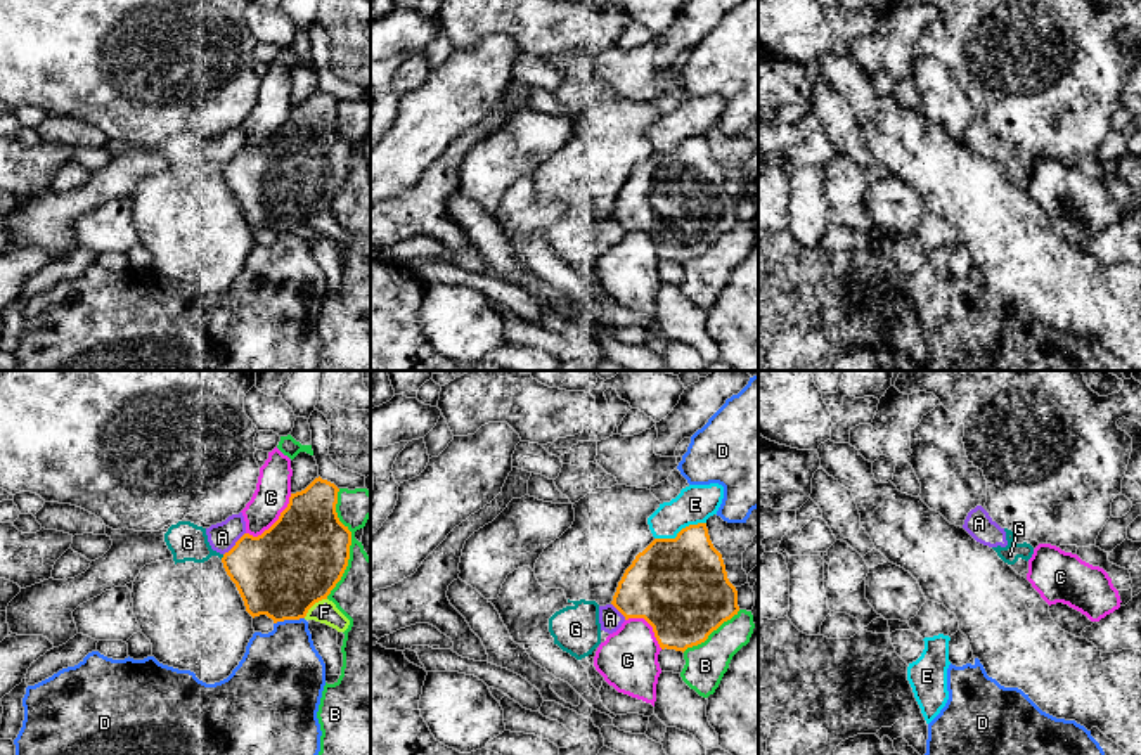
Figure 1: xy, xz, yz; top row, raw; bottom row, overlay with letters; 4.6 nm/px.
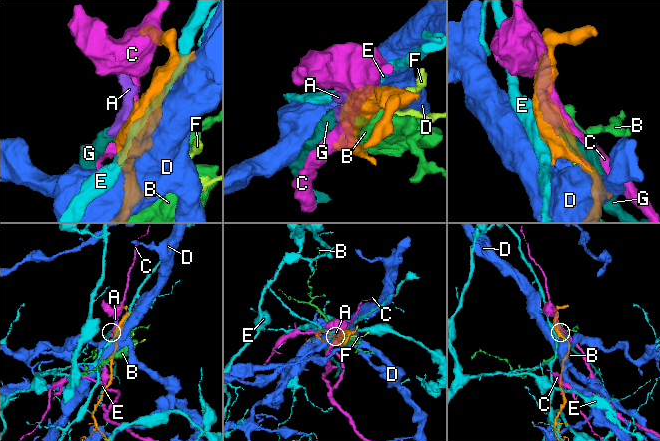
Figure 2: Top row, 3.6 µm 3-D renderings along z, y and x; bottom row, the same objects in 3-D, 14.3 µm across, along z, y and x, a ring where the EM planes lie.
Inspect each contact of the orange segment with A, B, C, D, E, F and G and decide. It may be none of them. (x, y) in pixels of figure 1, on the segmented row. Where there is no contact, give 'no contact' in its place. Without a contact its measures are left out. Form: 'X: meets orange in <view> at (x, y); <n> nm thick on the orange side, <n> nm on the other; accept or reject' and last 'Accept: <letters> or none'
A: meets orange in xy at (236, 544); 420 nm thick on the orange side, 140 nm on the other; reject
B: meets orange in xy at (350, 544); 400 nm thick on the orange side, 300 nm on the other; reject
C: meets orange in xy at (276, 522); 420 nm thick on the orange side, 160 nm on the other; reject
D: meets orange in xy at (288, 619); 420 nm thick on the orange side, 380 nm on the other; reject
E: meets orange in xz at (679, 532); 460 nm thick on the orange side, 180 nm on the other; reject
F: meets orange in xy at (314, 603); 420 nm thick on the orange side, 110 nm on the other; reject
G: meets orange in xy at (224, 556); 380 nm thick on the orange side, 180 nm on the other; reject
Accept: none

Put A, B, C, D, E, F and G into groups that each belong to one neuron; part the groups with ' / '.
A G / B / C / D / E F

